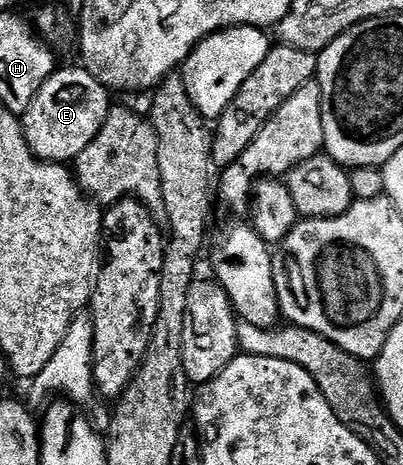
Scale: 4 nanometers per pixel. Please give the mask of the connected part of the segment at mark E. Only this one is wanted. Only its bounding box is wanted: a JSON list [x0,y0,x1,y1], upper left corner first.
[22,66,110,164]

